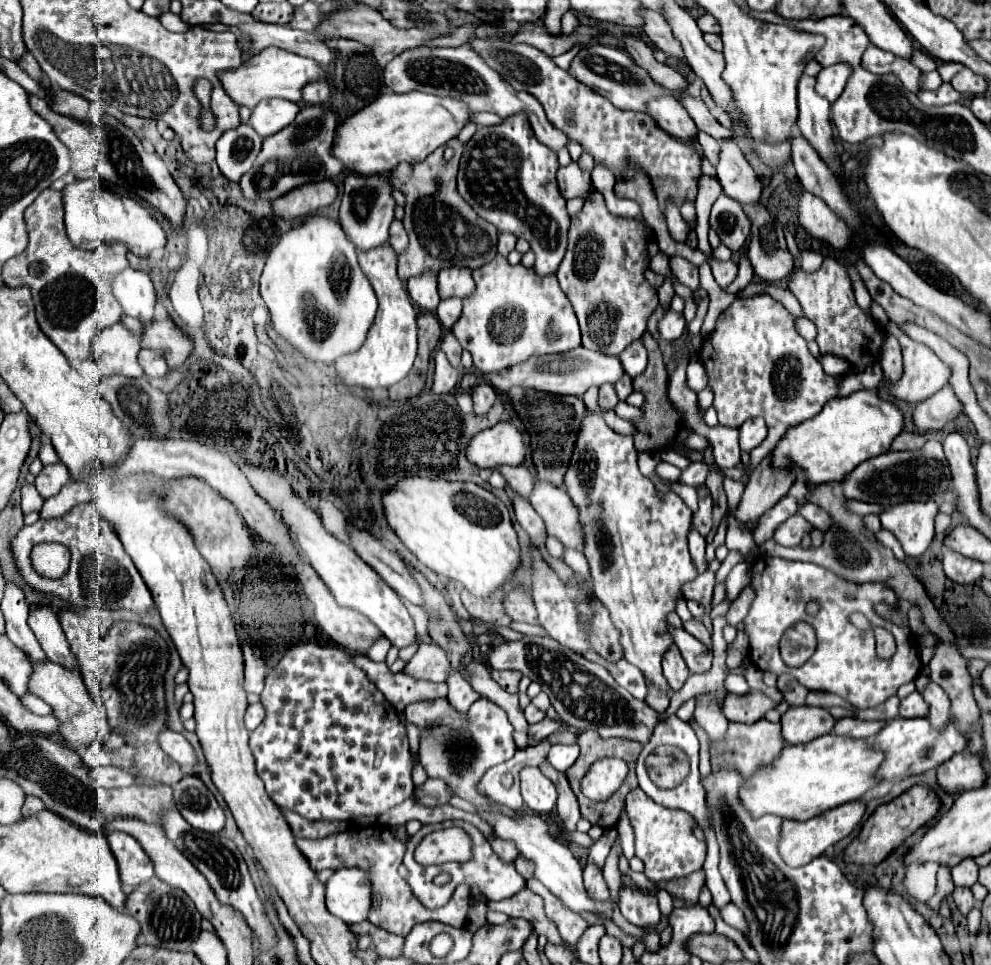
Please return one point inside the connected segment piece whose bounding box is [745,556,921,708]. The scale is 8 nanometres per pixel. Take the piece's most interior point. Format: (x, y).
(845, 663)

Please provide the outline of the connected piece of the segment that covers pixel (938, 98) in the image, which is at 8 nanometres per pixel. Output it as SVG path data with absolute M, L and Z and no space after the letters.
M943 82L937 90L921 90L917 96L921 102L927 102L929 106L945 106L945 104L957 102L961 98L973 98L973 94L959 94L959 92L955 92L949 82Z

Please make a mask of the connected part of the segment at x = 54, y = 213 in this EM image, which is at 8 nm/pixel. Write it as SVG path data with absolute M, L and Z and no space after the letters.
M45 188L35 202L25 210L25 224L29 230L29 246L15 258L7 260L3 266L3 282L9 288L19 288L19 286L29 286L31 288L31 298L35 302L35 312L37 312L37 324L41 330L47 334L47 338L65 354L69 362L81 362L91 356L91 340L93 336L115 324L121 316L123 310L119 308L115 296L111 294L111 280L129 266L125 254L127 248L123 244L111 244L109 248L99 248L95 252L75 248L65 234L63 226L63 200L61 192Z

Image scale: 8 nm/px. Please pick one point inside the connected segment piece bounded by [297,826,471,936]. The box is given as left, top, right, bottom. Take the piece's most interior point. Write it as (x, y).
(374, 849)

